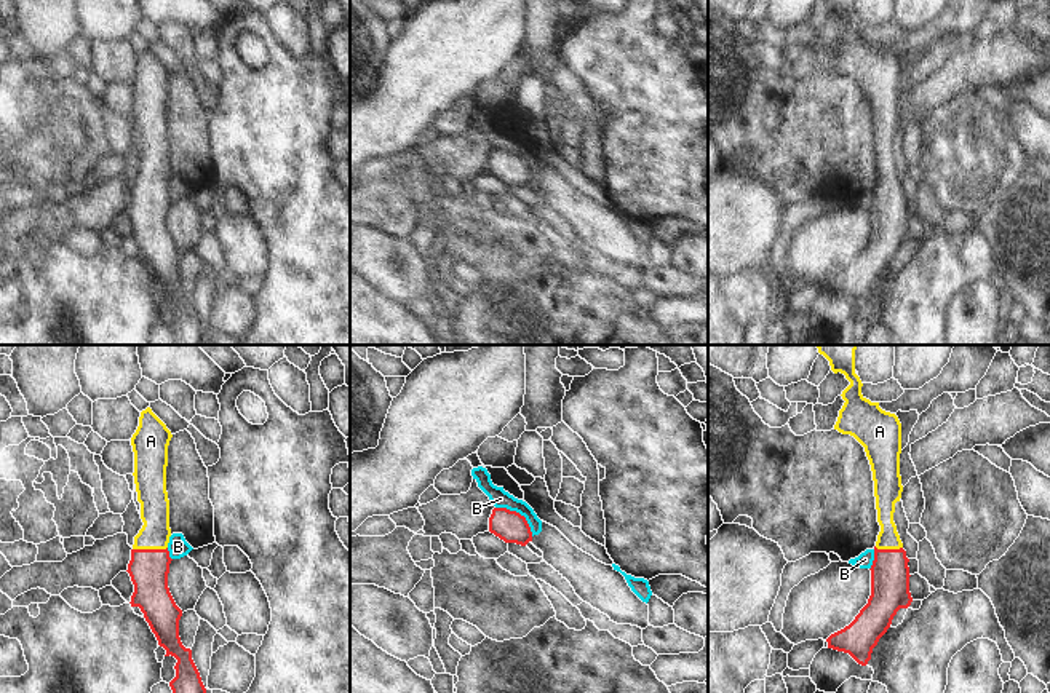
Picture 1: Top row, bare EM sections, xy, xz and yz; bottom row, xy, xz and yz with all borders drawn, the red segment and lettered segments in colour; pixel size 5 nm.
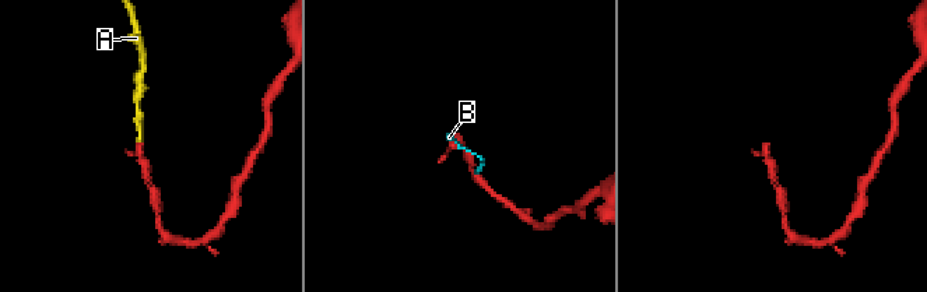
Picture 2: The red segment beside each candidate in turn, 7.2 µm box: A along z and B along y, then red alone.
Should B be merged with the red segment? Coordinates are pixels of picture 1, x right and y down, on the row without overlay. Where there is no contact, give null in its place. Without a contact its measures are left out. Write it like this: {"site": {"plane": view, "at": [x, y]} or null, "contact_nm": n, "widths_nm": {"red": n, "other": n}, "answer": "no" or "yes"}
{"site": {"plane": "xz", "at": [518, 155]}, "contact_nm": 240, "widths_nm": {"red": 160, "other": 90}, "answer": "no"}

